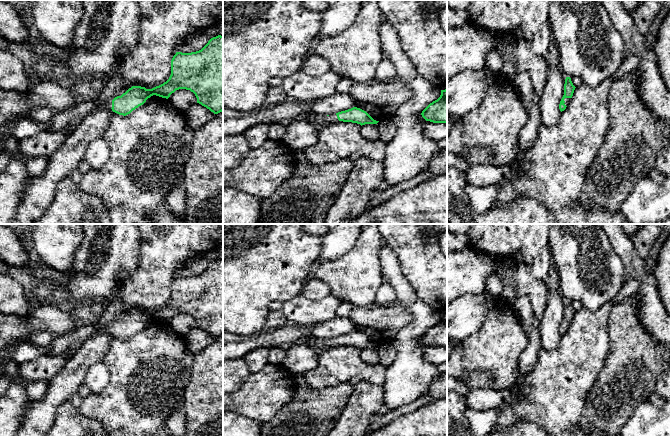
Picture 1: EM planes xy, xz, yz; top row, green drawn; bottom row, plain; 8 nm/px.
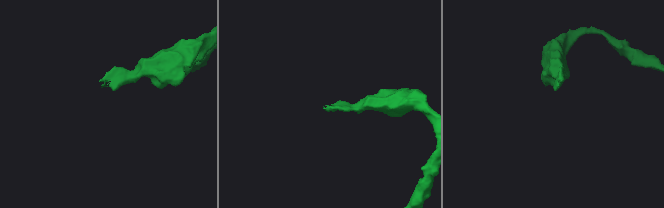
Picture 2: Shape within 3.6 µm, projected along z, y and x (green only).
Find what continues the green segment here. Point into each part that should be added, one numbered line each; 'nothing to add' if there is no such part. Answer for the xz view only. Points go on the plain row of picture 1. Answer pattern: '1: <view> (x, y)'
1: xz (322, 344)

